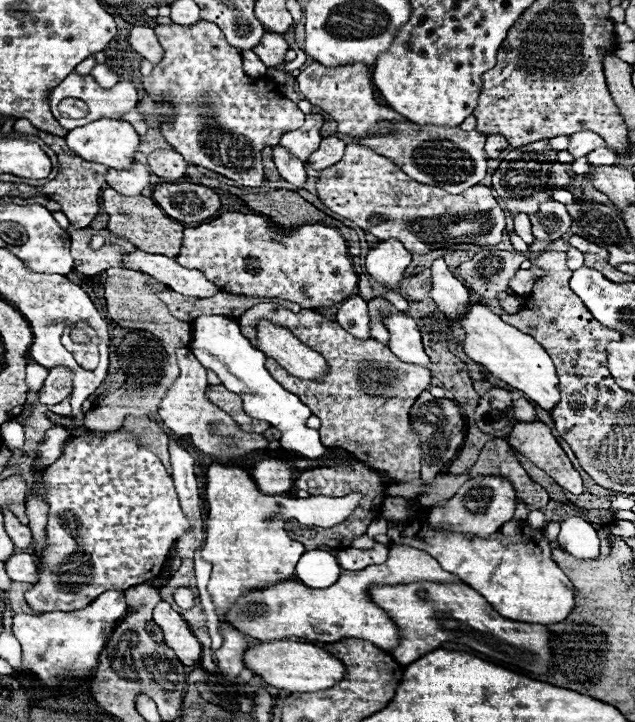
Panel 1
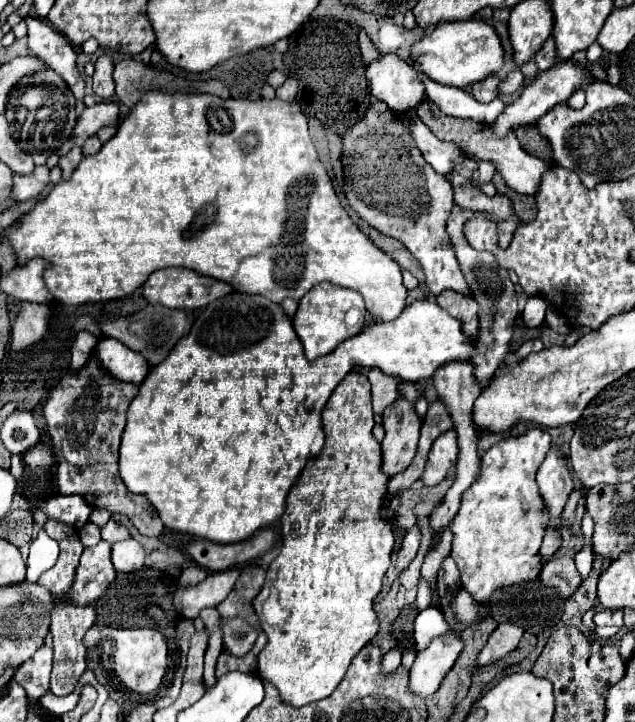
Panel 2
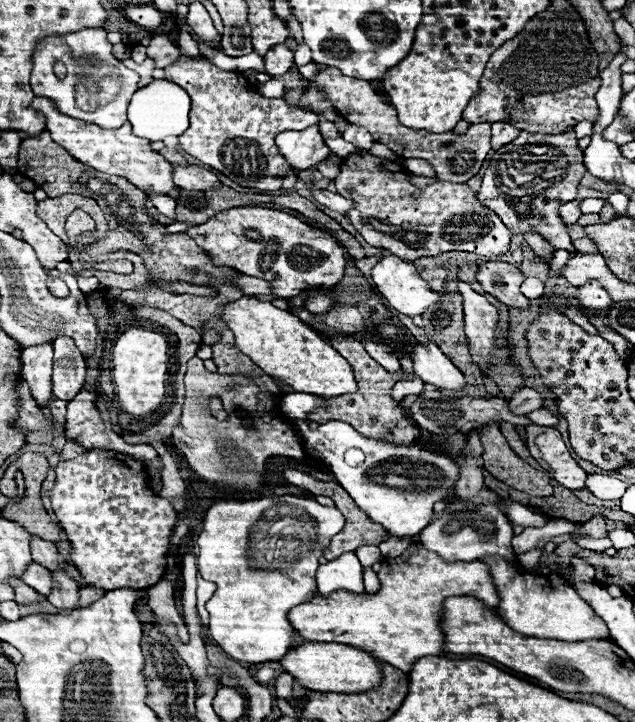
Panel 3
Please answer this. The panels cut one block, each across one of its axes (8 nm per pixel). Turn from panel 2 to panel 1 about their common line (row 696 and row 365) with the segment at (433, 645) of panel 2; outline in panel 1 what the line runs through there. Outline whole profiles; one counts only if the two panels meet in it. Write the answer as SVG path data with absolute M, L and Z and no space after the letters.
M404 312L390 314L388 318L384 318L384 326L390 332L388 346L400 360L406 360L410 364L422 364L422 366L430 364L430 360L422 348L420 330L418 330L418 324L414 318L406 316Z

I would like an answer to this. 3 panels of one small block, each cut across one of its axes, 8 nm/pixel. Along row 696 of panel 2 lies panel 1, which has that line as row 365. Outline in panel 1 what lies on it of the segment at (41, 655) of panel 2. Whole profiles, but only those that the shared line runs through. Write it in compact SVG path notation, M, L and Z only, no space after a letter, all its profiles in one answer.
M30 362L28 368L26 368L26 382L28 382L28 388L30 388L28 394L36 394L42 388L42 382L46 380L46 376L48 376L46 368L42 368L36 362Z

